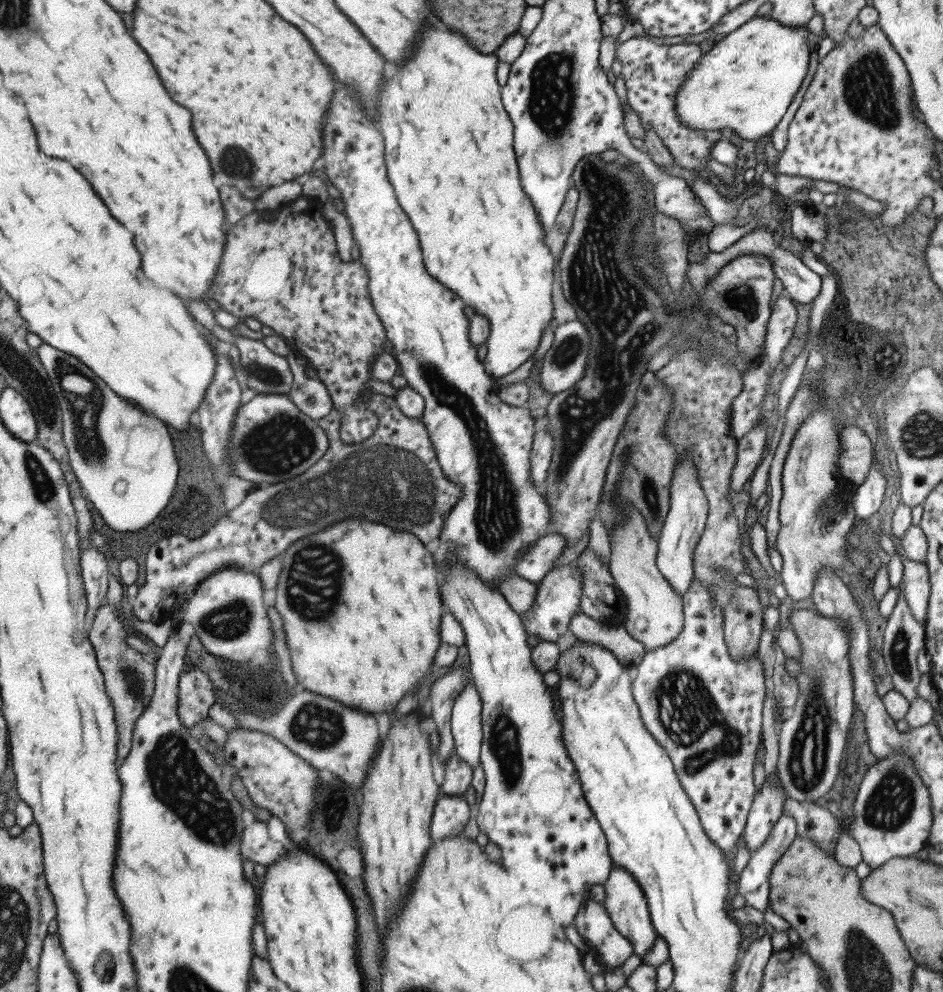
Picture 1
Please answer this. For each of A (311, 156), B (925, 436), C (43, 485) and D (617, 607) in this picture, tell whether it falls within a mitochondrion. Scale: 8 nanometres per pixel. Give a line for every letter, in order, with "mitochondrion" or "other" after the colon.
A: other
B: mitochondrion
C: mitochondrion
D: other

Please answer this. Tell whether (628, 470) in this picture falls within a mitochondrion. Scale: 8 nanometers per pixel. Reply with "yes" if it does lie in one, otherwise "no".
yes

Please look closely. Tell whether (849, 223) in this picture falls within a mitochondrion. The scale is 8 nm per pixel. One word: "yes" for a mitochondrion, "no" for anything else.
yes

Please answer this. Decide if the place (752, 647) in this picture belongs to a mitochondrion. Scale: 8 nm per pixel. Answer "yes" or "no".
no

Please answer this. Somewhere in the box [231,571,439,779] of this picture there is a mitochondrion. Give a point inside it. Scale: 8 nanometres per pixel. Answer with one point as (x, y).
(312, 724)

